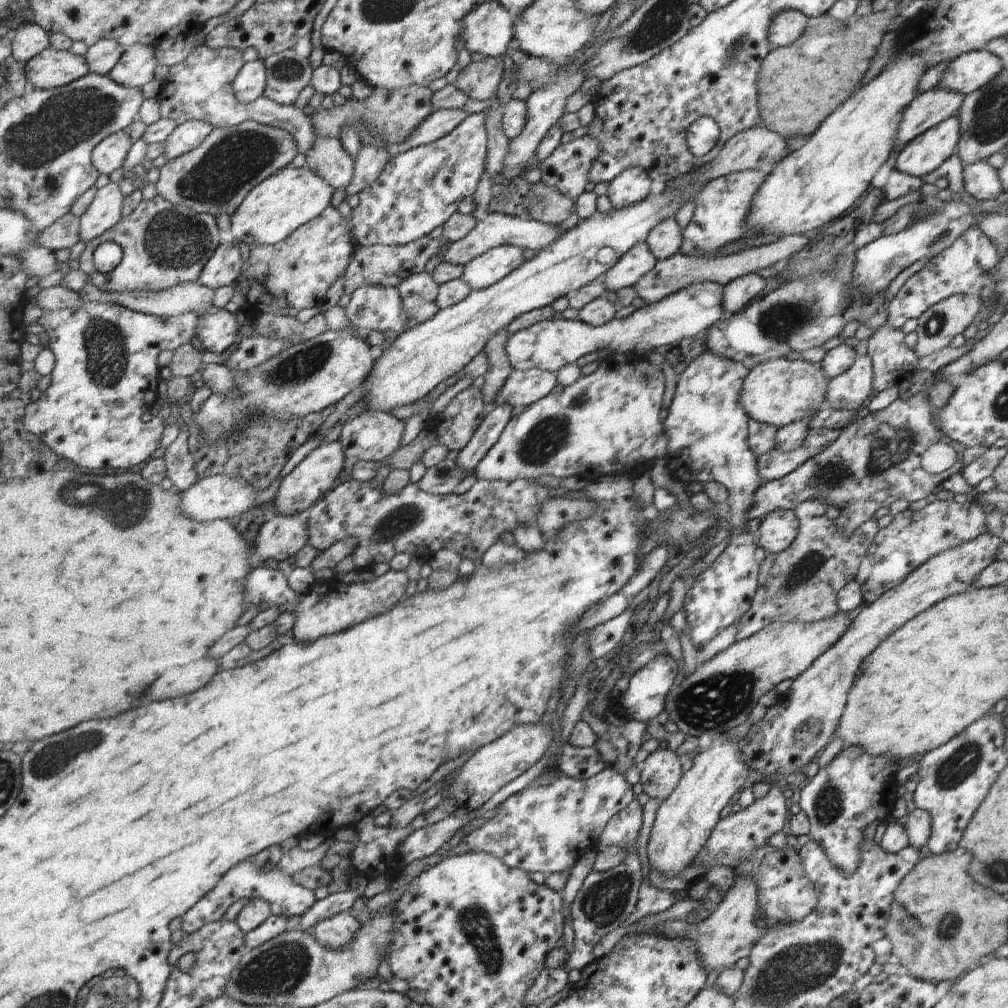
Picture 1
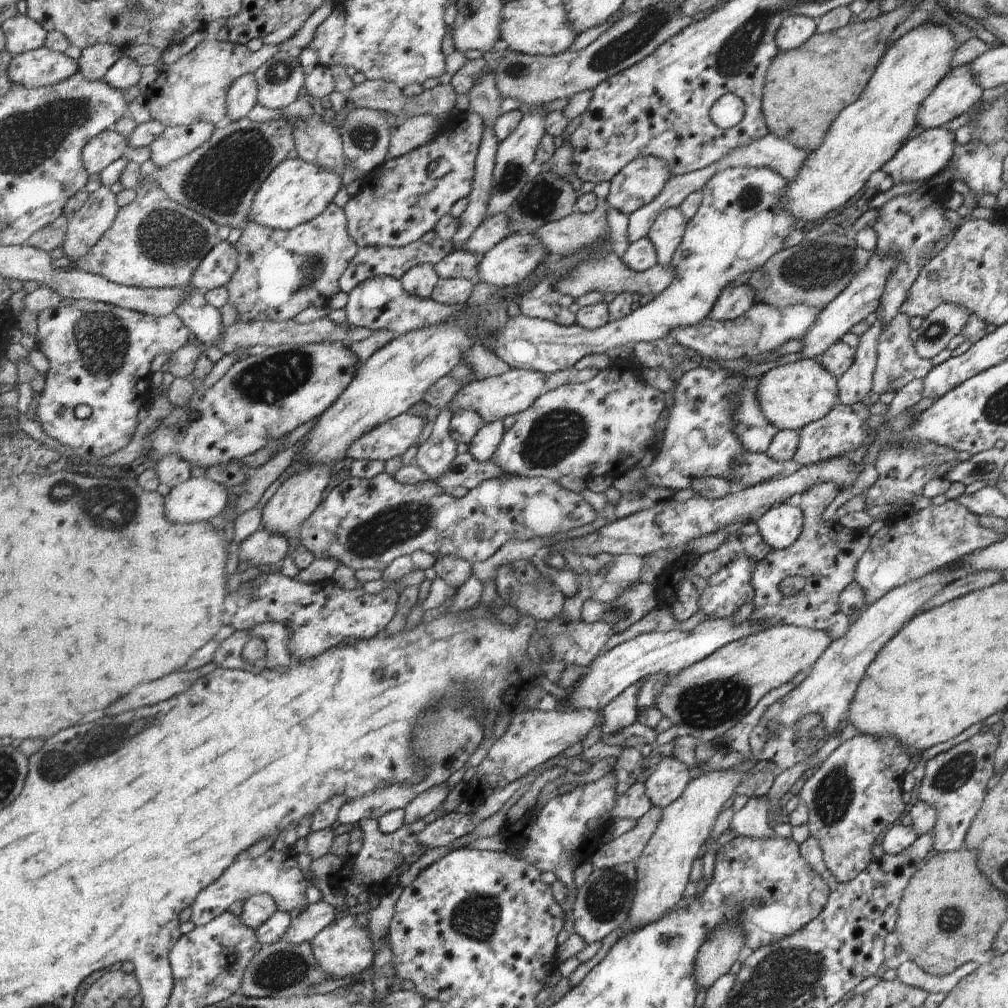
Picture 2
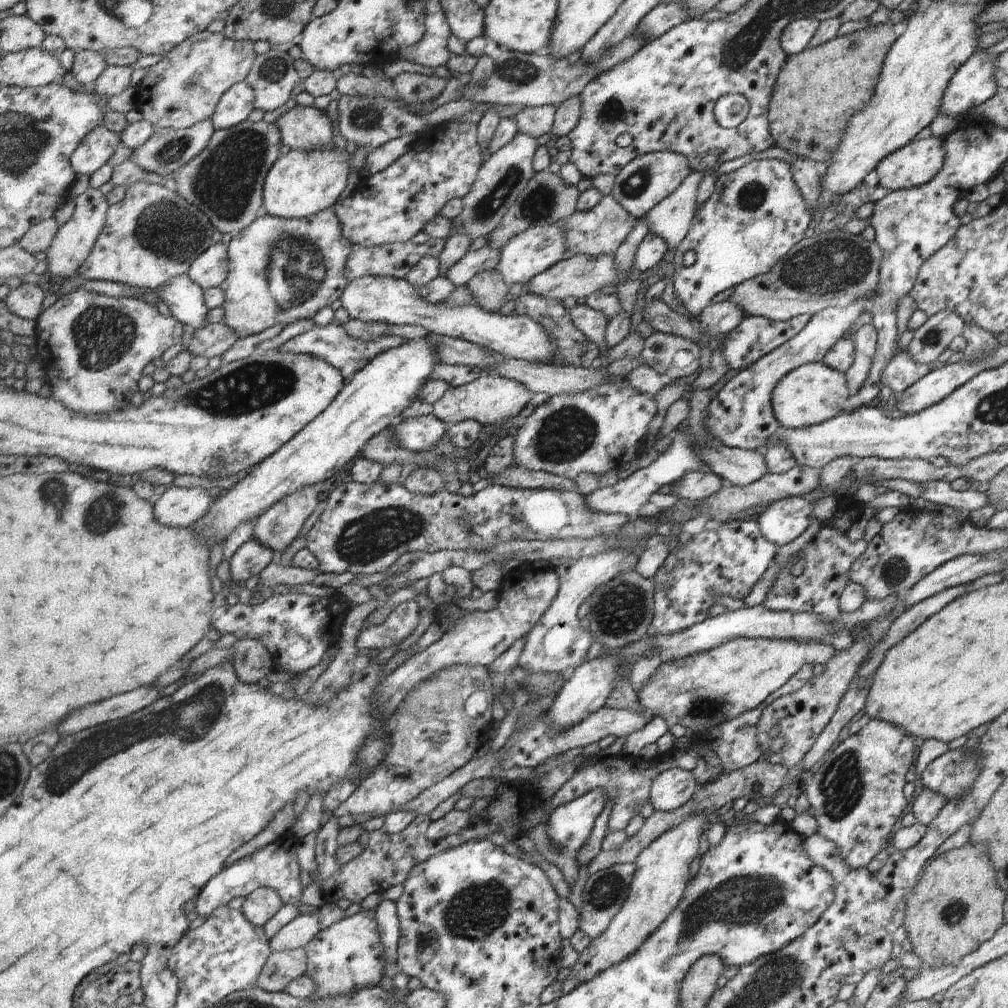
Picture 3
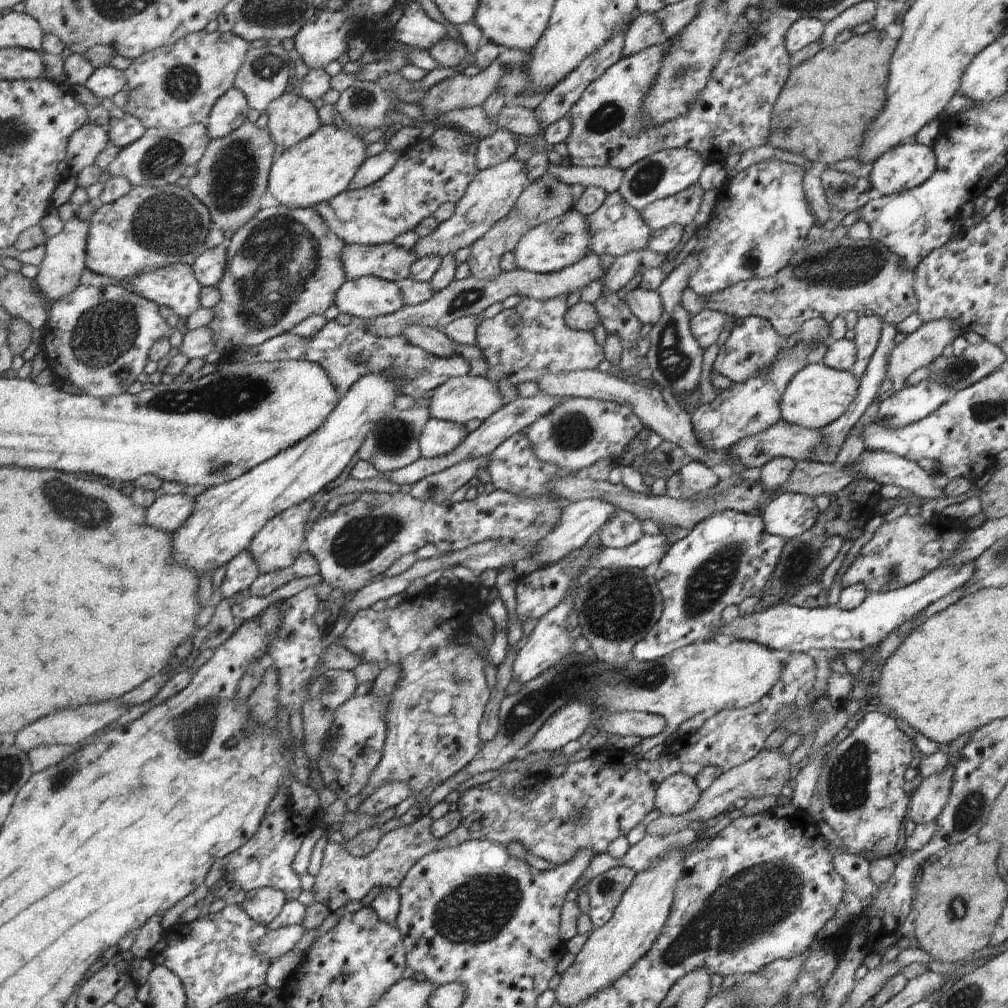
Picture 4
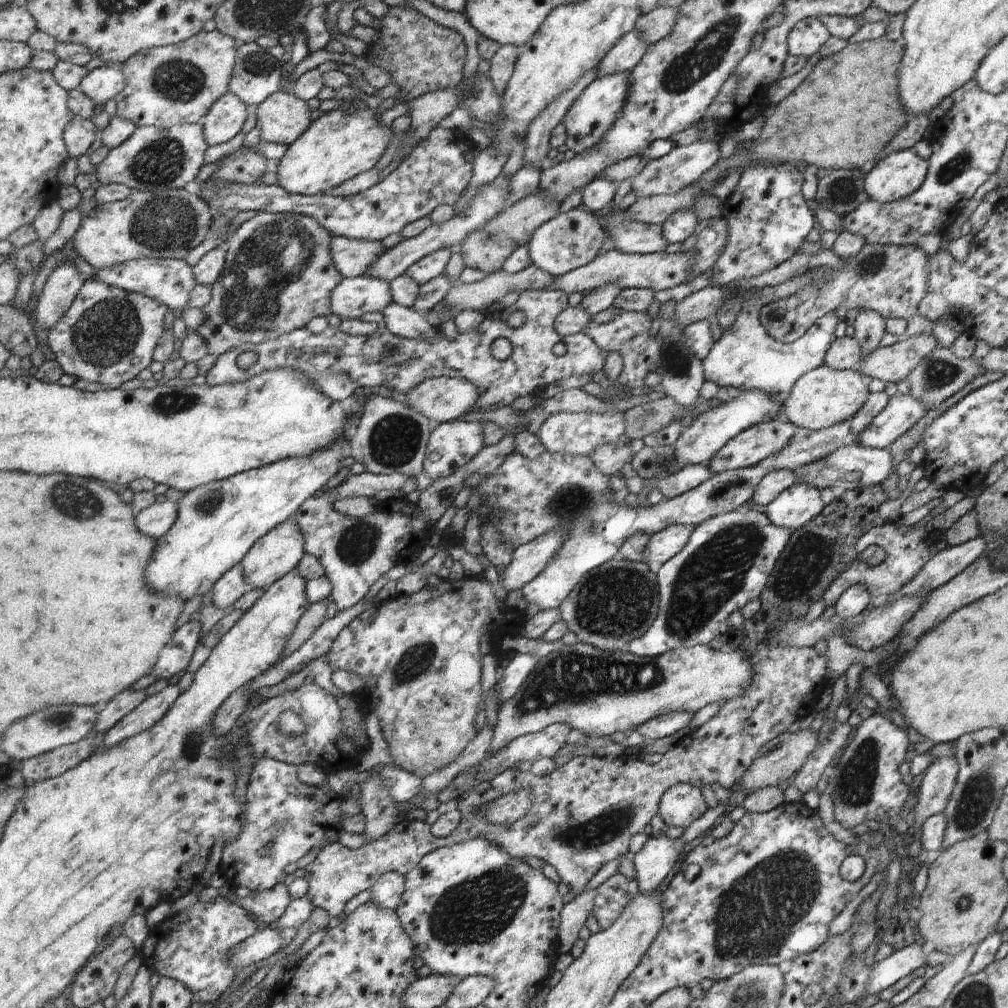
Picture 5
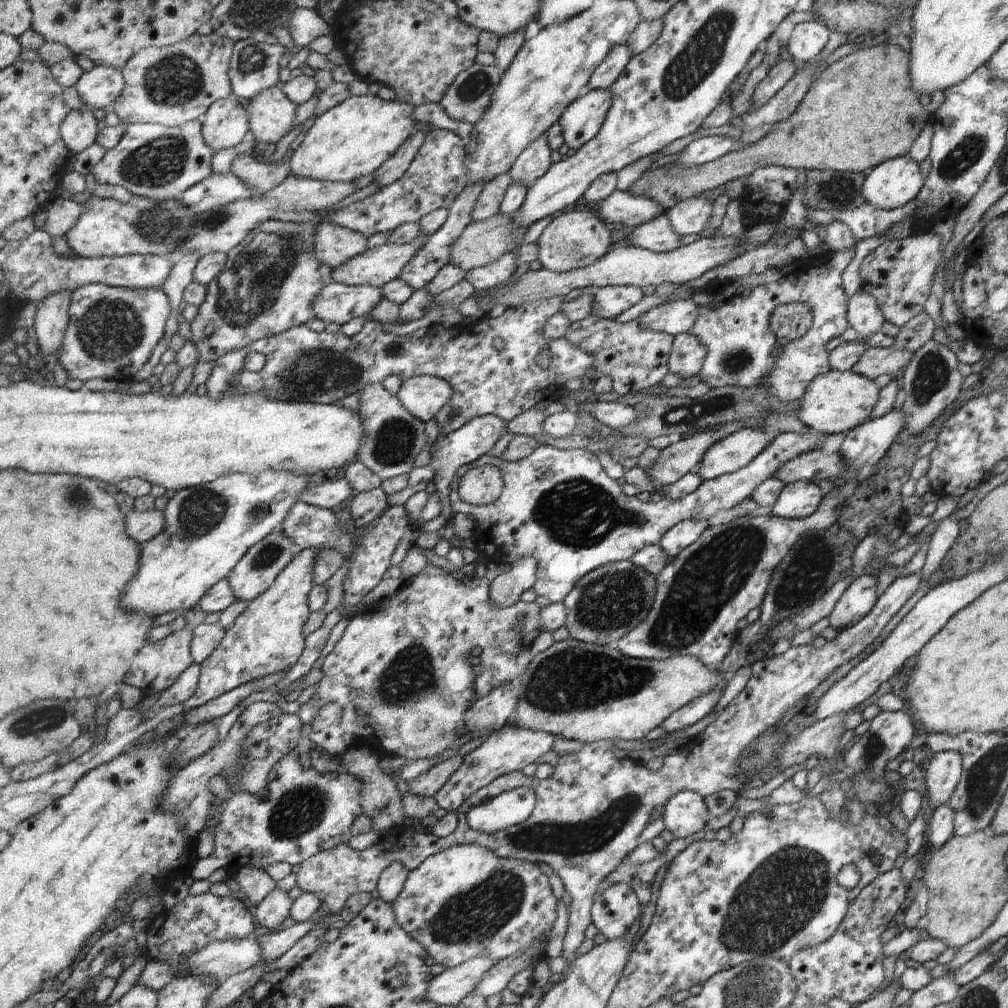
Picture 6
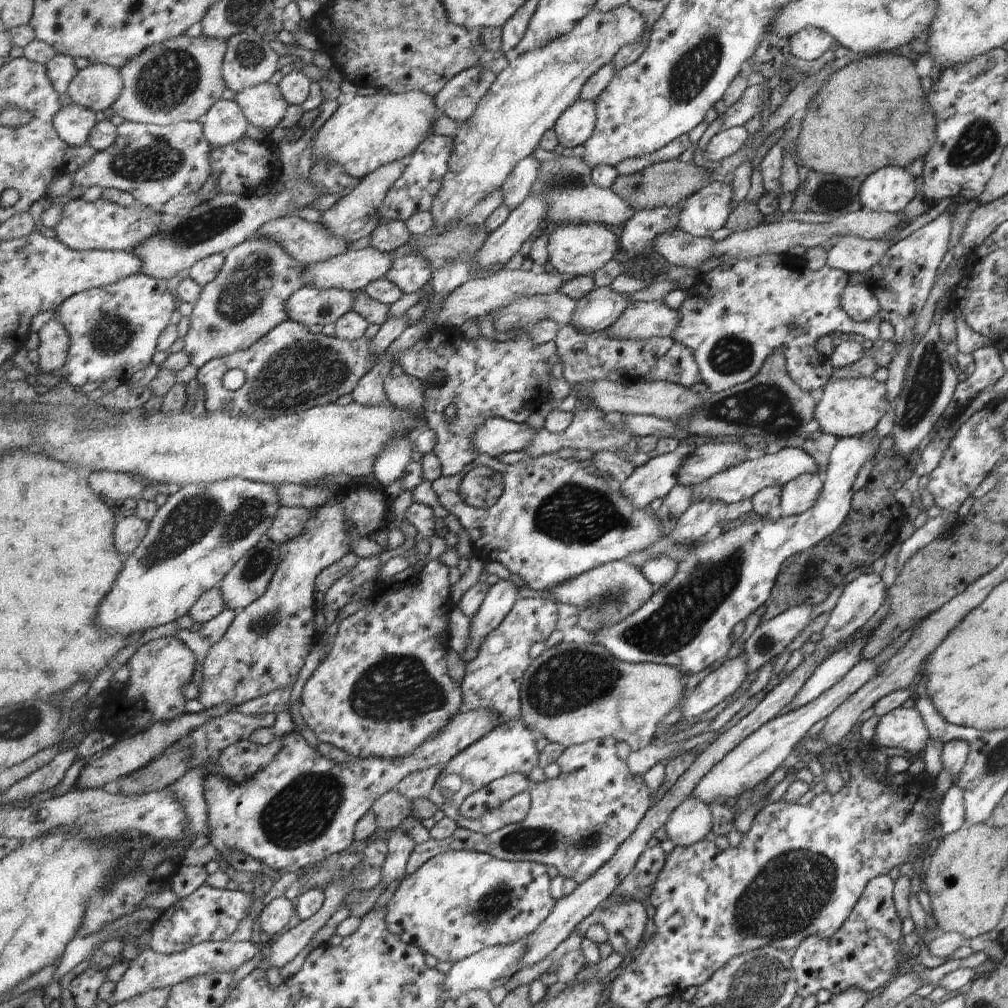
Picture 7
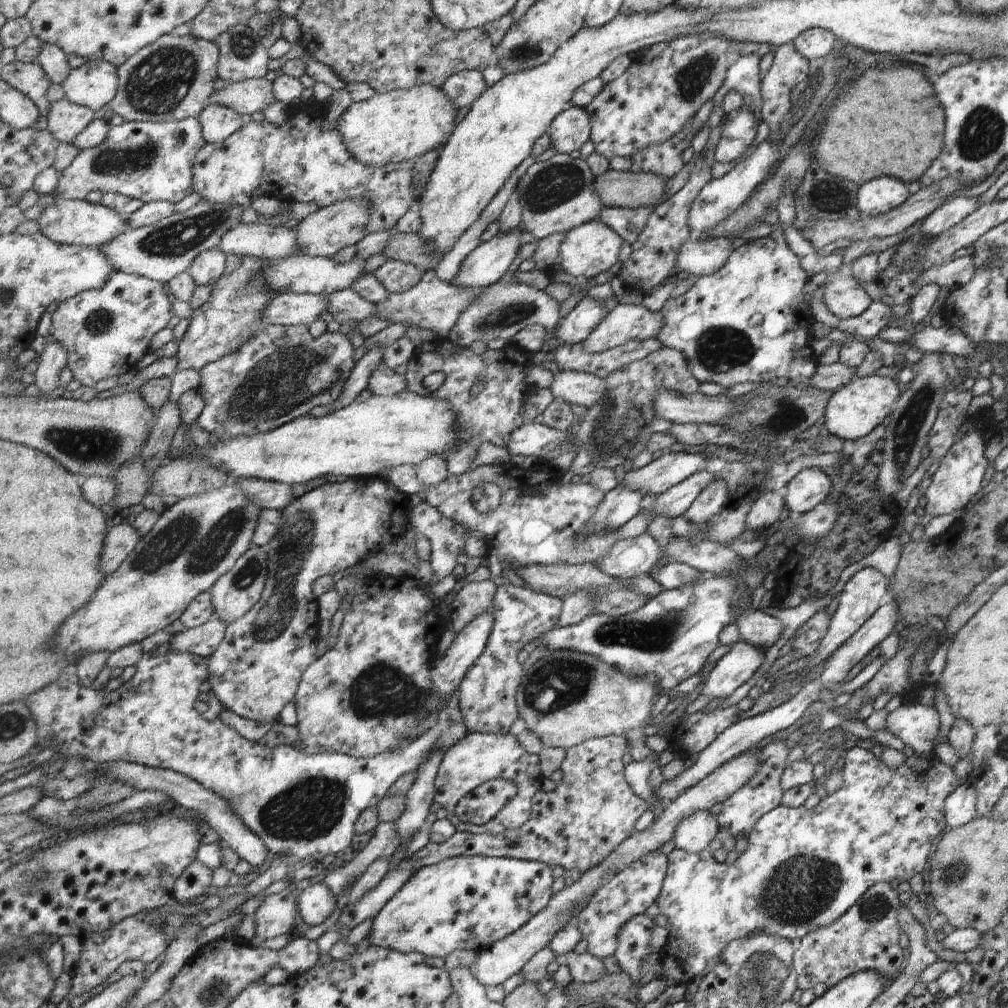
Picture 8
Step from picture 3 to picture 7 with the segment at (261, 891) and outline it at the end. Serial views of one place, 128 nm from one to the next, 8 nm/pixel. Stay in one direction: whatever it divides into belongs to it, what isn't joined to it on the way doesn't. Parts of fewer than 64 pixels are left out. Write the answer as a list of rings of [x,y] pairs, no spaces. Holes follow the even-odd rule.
[[[278,897],[273,901],[267,901],[266,906],[259,914],[260,929],[264,937],[283,933],[295,915],[297,915],[297,911],[292,900]]]

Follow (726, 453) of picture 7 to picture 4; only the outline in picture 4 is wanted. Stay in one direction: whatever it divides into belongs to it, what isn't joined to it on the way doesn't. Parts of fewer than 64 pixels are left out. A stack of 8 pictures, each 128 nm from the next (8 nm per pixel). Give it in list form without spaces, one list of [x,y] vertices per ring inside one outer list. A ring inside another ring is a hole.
[[[780,419],[775,422],[769,429],[753,434],[751,437],[744,437],[736,445],[732,445],[727,449],[729,460],[742,463],[743,467],[748,471],[757,471],[766,463],[778,457],[784,457],[795,462],[809,461],[810,455],[814,451],[814,447],[818,443],[818,439],[822,435],[821,430],[808,430],[791,425]]]

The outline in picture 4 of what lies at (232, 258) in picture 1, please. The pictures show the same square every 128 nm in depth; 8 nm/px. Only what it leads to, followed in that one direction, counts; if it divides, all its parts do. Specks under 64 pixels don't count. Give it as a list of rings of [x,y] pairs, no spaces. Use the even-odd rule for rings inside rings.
[[[219,246],[207,249],[197,258],[192,265],[195,277],[203,287],[217,287],[226,274],[230,272],[228,267],[228,248]]]

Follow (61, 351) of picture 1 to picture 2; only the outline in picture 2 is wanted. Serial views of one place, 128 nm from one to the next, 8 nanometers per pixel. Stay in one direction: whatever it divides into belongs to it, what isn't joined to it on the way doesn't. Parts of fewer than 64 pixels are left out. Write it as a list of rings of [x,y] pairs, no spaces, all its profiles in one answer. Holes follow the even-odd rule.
[[[74,299],[44,310],[37,328],[37,349],[46,355],[50,369],[33,420],[67,448],[97,458],[131,442],[139,424],[137,414],[156,392],[151,388],[151,362],[159,354],[177,353],[192,333],[175,312],[158,317],[89,299]],[[79,404],[92,408],[86,419],[75,416]]]

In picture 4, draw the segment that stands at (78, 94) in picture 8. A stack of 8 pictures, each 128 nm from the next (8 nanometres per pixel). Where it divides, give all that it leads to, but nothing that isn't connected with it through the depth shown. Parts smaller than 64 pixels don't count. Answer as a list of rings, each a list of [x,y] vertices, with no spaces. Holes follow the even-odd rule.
[[[108,65],[97,68],[84,86],[97,98],[112,99],[115,94],[126,91],[130,85],[123,71]]]

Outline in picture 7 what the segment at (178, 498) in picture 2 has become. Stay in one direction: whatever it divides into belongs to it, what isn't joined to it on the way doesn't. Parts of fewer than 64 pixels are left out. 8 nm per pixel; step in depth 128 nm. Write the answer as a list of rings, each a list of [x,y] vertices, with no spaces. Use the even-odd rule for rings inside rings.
[[[135,514],[130,517],[120,517],[114,528],[114,543],[119,554],[124,557],[133,554],[149,533],[150,523],[141,520]]]

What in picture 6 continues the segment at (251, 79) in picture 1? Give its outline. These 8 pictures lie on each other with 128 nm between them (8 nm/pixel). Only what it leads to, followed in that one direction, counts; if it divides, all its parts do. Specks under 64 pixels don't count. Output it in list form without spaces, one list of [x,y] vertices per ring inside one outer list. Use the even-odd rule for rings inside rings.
[[[236,96],[220,99],[199,119],[203,137],[213,151],[241,144],[250,132],[248,110],[237,99]]]

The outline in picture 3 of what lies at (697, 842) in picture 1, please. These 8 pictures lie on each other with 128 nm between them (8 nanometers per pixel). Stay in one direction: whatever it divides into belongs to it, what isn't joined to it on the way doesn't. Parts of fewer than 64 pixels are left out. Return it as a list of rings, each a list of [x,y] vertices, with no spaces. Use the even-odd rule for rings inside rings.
[[[700,813],[691,815],[682,825],[663,834],[661,838],[658,838],[639,855],[636,862],[638,869],[634,874],[630,897],[626,900],[618,916],[611,921],[610,928],[601,937],[593,940],[590,946],[580,953],[579,962],[571,969],[569,978],[577,978],[579,985],[591,982],[598,974],[612,966],[618,966],[618,964],[639,952],[639,949],[647,942],[647,939],[651,938],[651,935],[659,930],[659,927],[682,901],[687,885],[690,884],[691,870],[689,868],[691,868],[693,856],[697,854],[697,842],[699,842],[701,826],[703,826],[703,815]]]

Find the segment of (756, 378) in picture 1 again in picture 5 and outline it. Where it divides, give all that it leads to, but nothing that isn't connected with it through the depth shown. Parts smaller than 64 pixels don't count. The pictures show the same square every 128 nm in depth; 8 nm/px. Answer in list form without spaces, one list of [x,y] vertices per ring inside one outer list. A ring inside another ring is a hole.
[[[827,366],[809,370],[801,374],[789,390],[789,396],[782,403],[784,420],[796,428],[809,431],[822,430],[839,422],[851,419],[867,400],[870,392],[861,381],[859,374],[851,369],[832,370]]]

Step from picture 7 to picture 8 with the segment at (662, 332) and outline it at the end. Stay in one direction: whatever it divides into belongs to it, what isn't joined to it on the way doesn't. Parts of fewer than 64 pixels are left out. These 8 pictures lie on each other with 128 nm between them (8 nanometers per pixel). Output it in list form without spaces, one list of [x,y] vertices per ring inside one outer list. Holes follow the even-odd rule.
[[[619,304],[584,341],[589,352],[606,352],[620,345],[655,339],[665,328],[665,314],[648,310],[643,304]]]

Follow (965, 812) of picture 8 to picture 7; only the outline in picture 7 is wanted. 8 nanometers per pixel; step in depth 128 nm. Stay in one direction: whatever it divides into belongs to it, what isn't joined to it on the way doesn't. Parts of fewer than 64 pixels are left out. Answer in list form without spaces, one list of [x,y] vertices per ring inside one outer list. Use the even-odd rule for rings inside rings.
[[[951,786],[942,796],[936,815],[943,836],[951,834],[965,826],[963,820],[963,792],[956,786]]]

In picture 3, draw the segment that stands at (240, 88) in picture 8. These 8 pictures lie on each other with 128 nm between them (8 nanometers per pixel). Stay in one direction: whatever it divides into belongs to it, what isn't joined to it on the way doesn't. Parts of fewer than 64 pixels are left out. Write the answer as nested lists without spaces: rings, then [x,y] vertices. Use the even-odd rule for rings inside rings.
[[[290,104],[274,122],[280,130],[282,143],[296,151],[314,151],[335,147],[333,126],[325,110]]]

